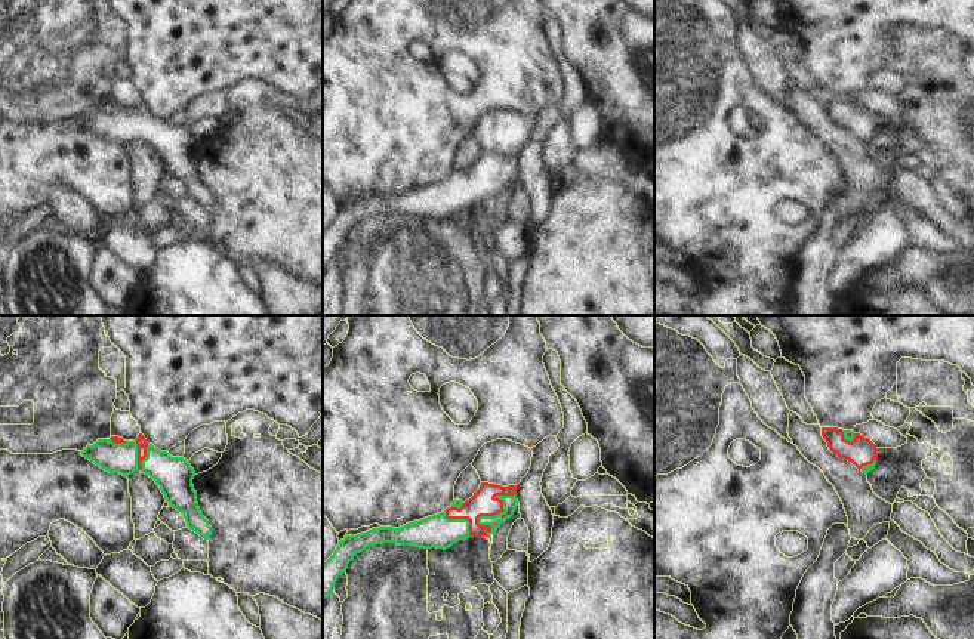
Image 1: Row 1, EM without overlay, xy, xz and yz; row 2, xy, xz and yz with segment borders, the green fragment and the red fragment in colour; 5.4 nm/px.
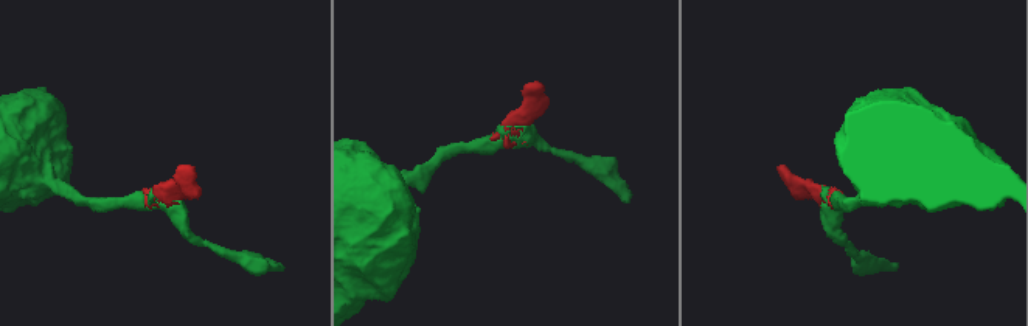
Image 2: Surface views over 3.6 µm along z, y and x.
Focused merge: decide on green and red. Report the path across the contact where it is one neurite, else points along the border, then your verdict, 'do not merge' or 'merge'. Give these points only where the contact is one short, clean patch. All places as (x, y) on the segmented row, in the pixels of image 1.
merge

